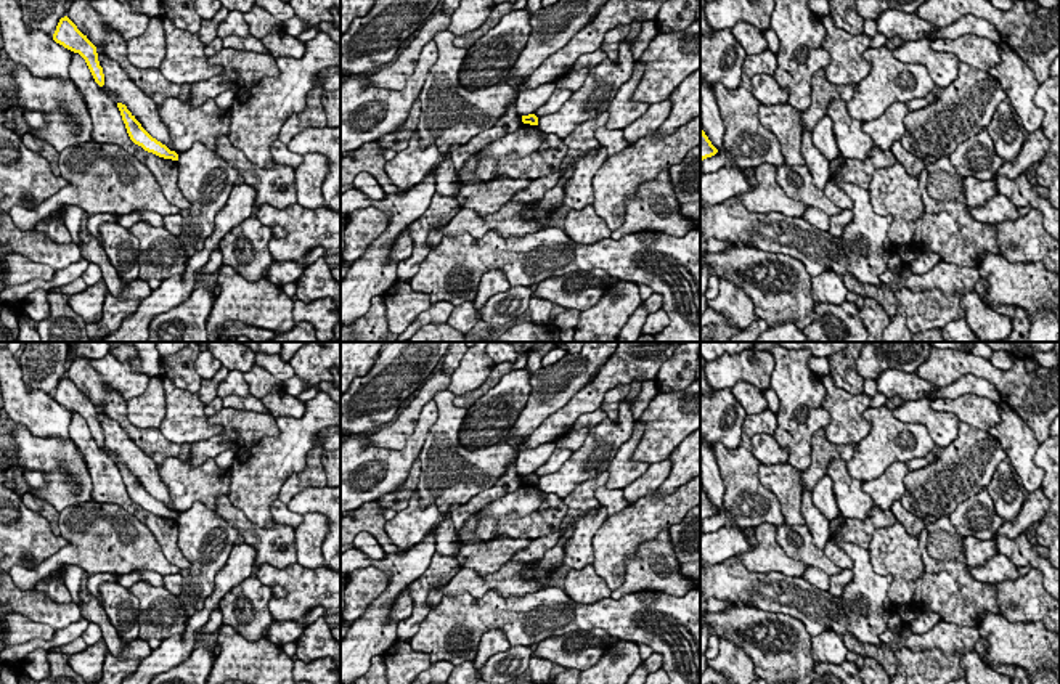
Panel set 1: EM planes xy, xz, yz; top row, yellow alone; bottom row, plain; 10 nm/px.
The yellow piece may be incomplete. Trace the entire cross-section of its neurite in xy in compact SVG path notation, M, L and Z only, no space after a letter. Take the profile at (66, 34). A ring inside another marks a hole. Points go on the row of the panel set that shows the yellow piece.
M67 16L59 19L53 34L53 40L74 53L79 53L85 59L95 82L100 87L104 85L104 74L98 61L96 47L77 29L77 26Z

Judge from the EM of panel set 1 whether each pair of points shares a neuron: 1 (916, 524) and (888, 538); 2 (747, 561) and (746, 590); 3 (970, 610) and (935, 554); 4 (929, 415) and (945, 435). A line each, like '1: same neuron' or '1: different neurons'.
1: different neurons
2: different neurons
3: same neuron
4: same neuron

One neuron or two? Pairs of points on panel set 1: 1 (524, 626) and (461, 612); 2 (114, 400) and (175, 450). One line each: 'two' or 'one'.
1: one
2: one

